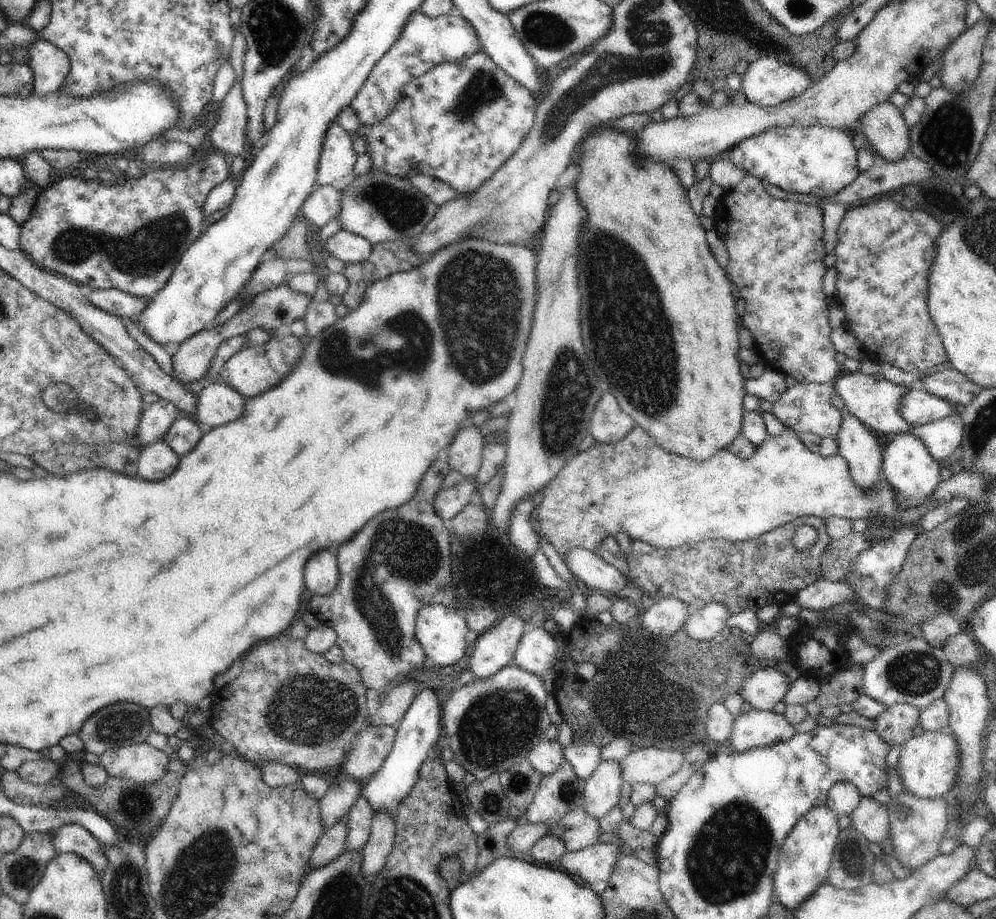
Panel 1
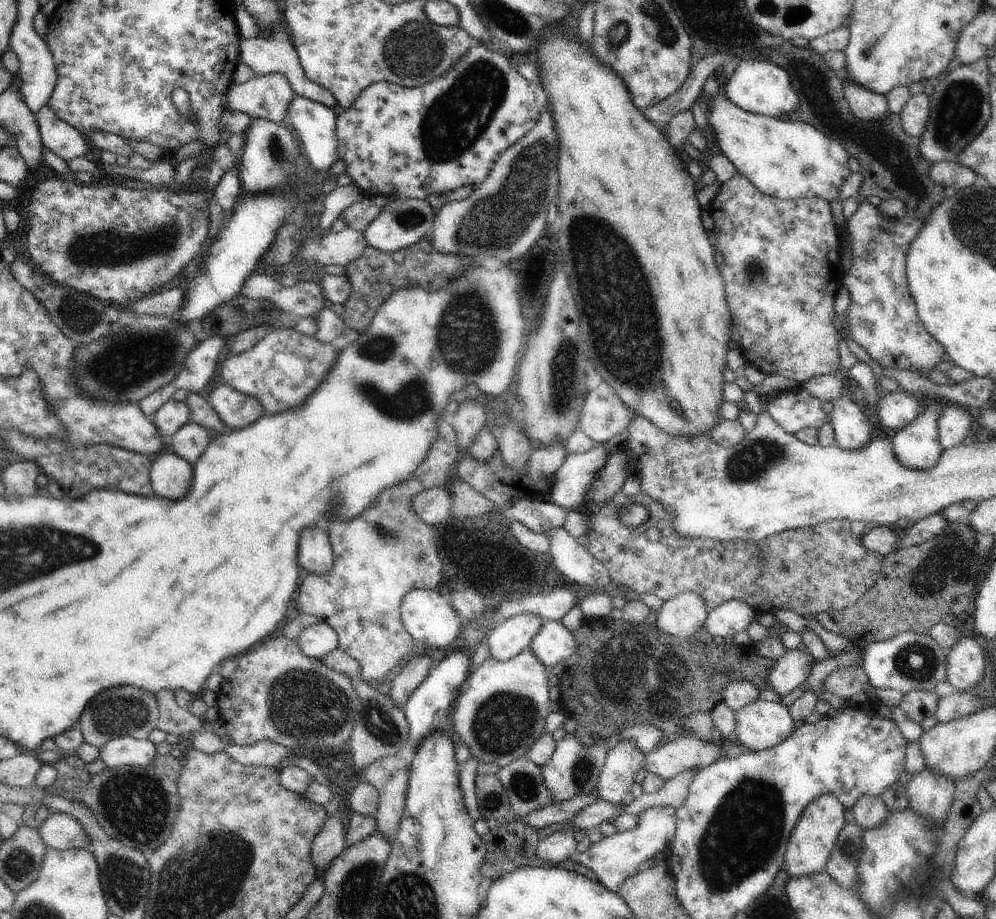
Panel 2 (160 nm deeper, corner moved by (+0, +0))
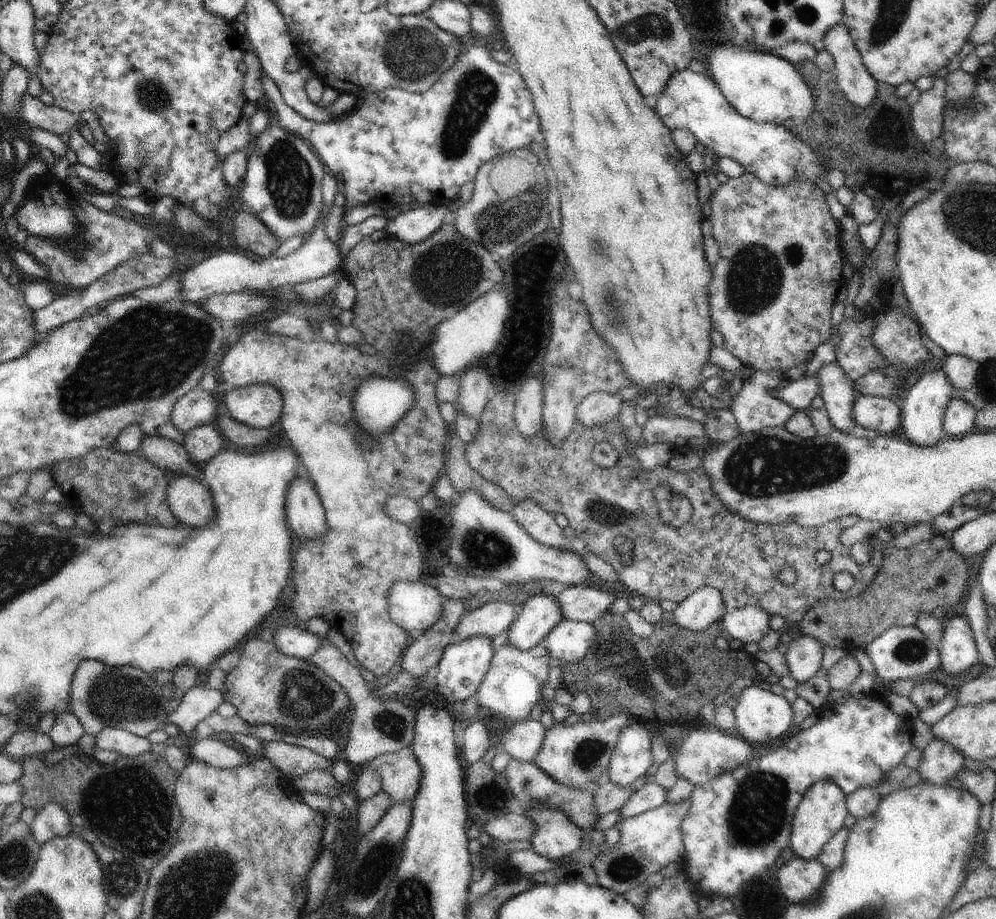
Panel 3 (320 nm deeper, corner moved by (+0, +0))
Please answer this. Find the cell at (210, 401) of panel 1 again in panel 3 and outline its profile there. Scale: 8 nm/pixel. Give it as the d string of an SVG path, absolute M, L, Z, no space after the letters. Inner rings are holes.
M249 384L235 388L223 397L228 414L254 428L270 427L281 418L284 399L273 384Z

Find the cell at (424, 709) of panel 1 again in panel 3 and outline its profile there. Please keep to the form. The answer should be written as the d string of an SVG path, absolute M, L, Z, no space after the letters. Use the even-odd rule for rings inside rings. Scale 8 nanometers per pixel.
M482 635L468 637L459 644L448 645L443 652L438 665L438 675L435 681L435 692L447 699L471 700L484 680L494 656L492 637Z

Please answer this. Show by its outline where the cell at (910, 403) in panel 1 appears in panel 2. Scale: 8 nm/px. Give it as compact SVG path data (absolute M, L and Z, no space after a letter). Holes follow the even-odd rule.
M897 389L879 398L873 411L876 426L882 425L884 428L899 431L918 416L922 402L906 393Z

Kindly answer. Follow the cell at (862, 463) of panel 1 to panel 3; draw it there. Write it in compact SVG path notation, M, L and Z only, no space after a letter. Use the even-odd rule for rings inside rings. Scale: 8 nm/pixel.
M836 361L822 365L815 375L819 380L819 395L825 402L824 408L828 411L834 428L850 433L856 427L852 420L852 407L857 396L853 387L854 381Z

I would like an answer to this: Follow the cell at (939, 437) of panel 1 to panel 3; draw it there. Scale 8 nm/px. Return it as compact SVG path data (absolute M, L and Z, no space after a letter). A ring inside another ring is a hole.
M954 397L947 406L943 429L947 438L959 438L973 430L977 411L972 403Z

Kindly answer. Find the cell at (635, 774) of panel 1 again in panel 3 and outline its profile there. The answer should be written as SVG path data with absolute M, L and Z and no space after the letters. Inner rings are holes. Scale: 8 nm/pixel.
M692 728L679 742L673 744L672 753L677 758L676 770L680 778L691 780L701 785L725 772L732 772L740 765L752 760L754 747L744 737L729 731L723 732L713 728Z

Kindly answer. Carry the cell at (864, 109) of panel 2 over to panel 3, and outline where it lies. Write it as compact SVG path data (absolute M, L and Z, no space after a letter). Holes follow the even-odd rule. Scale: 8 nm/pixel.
M844 23L831 26L821 38L825 49L834 59L834 76L846 98L858 106L868 106L876 96L877 81L864 66Z

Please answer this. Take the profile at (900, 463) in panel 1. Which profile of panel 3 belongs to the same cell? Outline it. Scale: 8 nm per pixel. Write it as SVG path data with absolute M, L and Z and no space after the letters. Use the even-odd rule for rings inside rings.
M944 369L924 373L901 400L902 422L898 435L919 447L931 447L946 438L943 429L948 403L953 399L955 386Z

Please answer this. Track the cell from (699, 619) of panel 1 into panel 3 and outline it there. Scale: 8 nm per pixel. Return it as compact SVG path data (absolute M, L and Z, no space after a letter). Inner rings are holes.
M748 605L723 616L722 624L733 638L737 638L748 644L748 642L762 641L771 631L770 614L763 608Z

